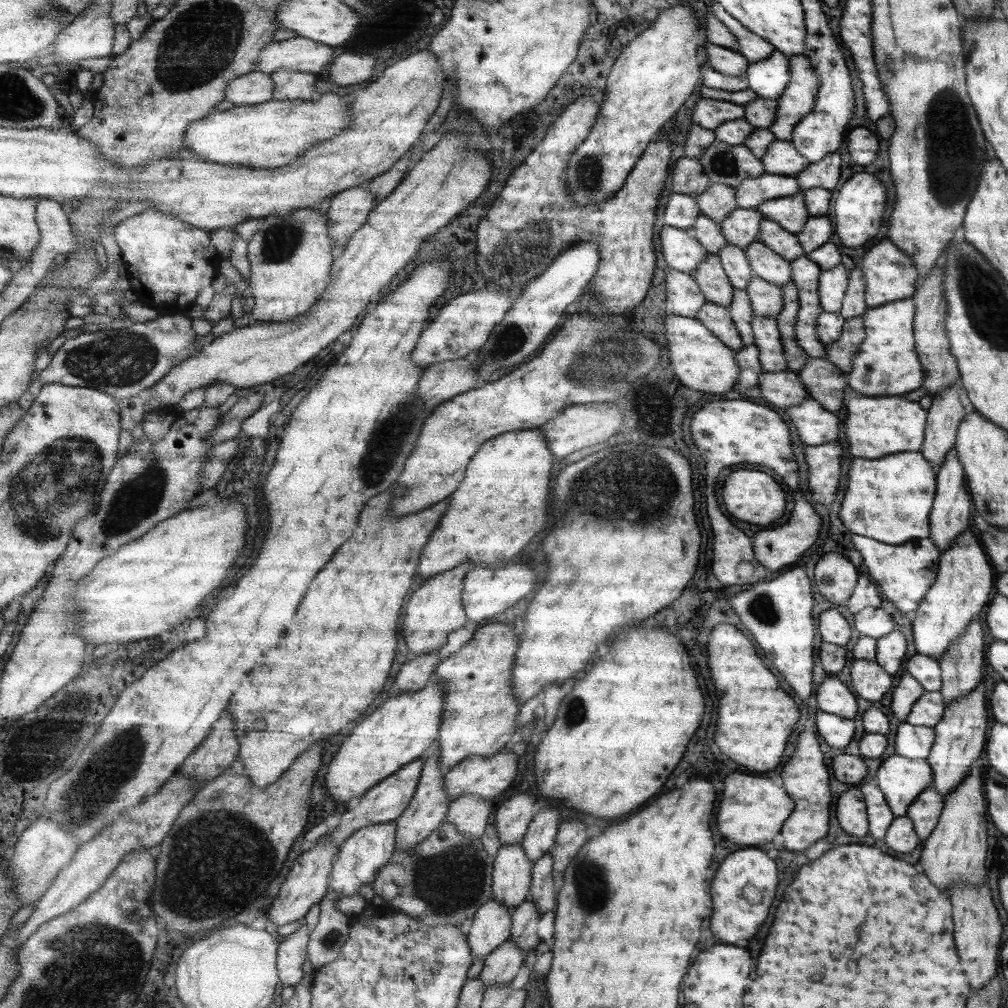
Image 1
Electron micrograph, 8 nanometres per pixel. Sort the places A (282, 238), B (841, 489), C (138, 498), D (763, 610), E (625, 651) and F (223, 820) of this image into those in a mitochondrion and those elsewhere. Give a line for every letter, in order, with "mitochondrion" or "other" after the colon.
A: mitochondrion
B: other
C: mitochondrion
D: mitochondrion
E: other
F: mitochondrion

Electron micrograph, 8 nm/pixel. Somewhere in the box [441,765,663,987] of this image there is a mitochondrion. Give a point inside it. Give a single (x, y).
(590, 886)

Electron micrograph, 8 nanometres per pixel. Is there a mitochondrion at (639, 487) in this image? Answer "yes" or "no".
yes

